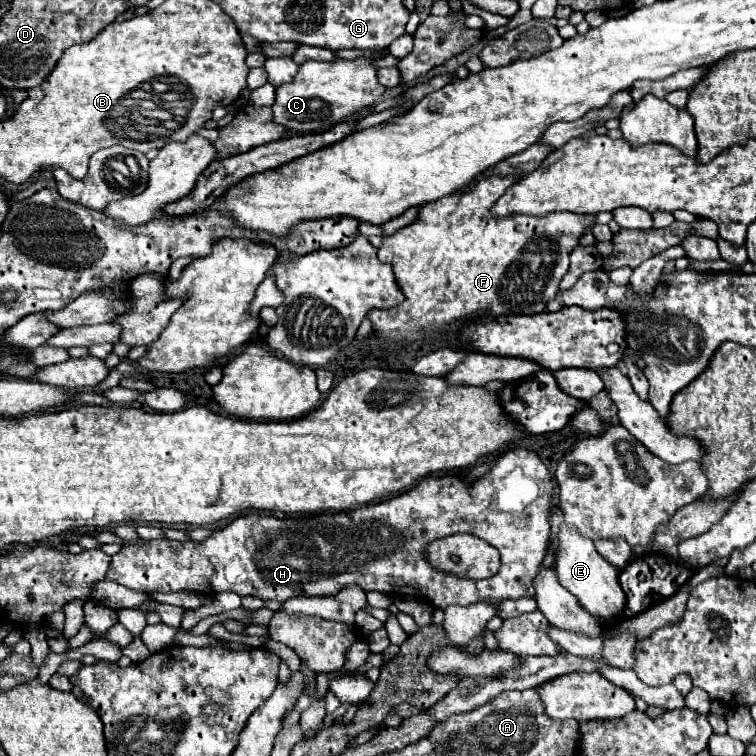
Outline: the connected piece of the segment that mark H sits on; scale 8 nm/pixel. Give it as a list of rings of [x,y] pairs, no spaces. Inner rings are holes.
[[[514,447],[498,455],[490,473],[476,483],[468,485],[452,475],[422,479],[416,487],[398,497],[382,503],[366,505],[354,511],[340,513],[316,513],[304,517],[272,517],[260,513],[246,513],[236,517],[224,529],[214,531],[204,541],[142,541],[120,549],[108,567],[106,579],[112,579],[138,593],[176,593],[198,591],[220,593],[234,591],[238,595],[254,595],[260,599],[286,601],[296,595],[308,597],[334,597],[348,585],[360,585],[364,591],[382,591],[396,597],[422,595],[434,607],[444,609],[450,605],[472,605],[478,601],[500,603],[504,599],[534,597],[534,577],[542,569],[542,561],[550,545],[550,515],[552,515],[552,477],[540,457],[524,447]],[[472,533],[500,551],[502,573],[486,579],[486,591],[478,593],[478,585],[472,579],[460,579],[444,571],[436,571],[424,551],[428,543],[454,535]]]

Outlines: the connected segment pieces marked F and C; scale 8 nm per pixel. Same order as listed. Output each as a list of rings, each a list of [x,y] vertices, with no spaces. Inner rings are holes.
[[[482,177],[468,191],[442,197],[436,203],[426,203],[420,209],[420,217],[412,225],[400,229],[392,237],[382,239],[382,245],[378,247],[378,259],[394,267],[396,283],[404,293],[404,301],[391,310],[374,308],[368,312],[372,329],[378,335],[392,333],[396,345],[404,345],[406,341],[430,339],[432,333],[440,335],[438,329],[450,329],[458,321],[498,315],[508,317],[514,313],[536,315],[546,311],[548,301],[558,293],[560,279],[568,271],[570,251],[578,245],[578,239],[592,223],[592,217],[568,213],[552,213],[546,217],[494,217],[490,213],[494,199],[498,199],[518,179],[520,177]]]
[[[338,59],[332,63],[306,61],[300,65],[296,77],[290,83],[282,83],[276,89],[276,101],[272,105],[274,123],[294,133],[328,131],[336,123],[358,115],[366,107],[372,107],[384,91],[386,87],[380,87],[376,79],[376,69],[372,67],[370,59]]]

